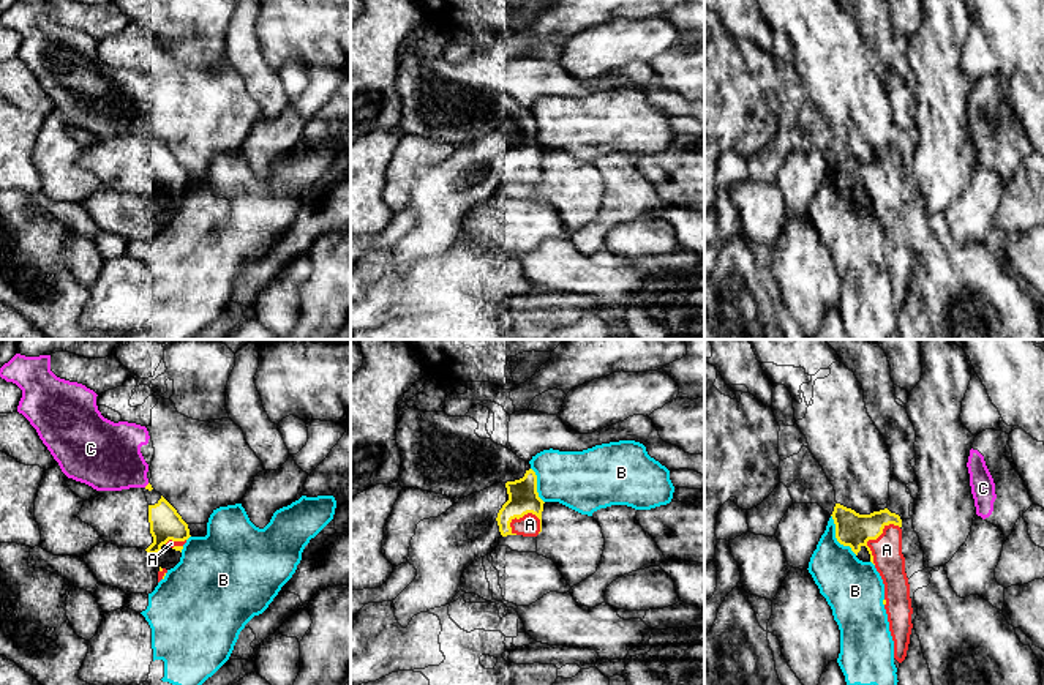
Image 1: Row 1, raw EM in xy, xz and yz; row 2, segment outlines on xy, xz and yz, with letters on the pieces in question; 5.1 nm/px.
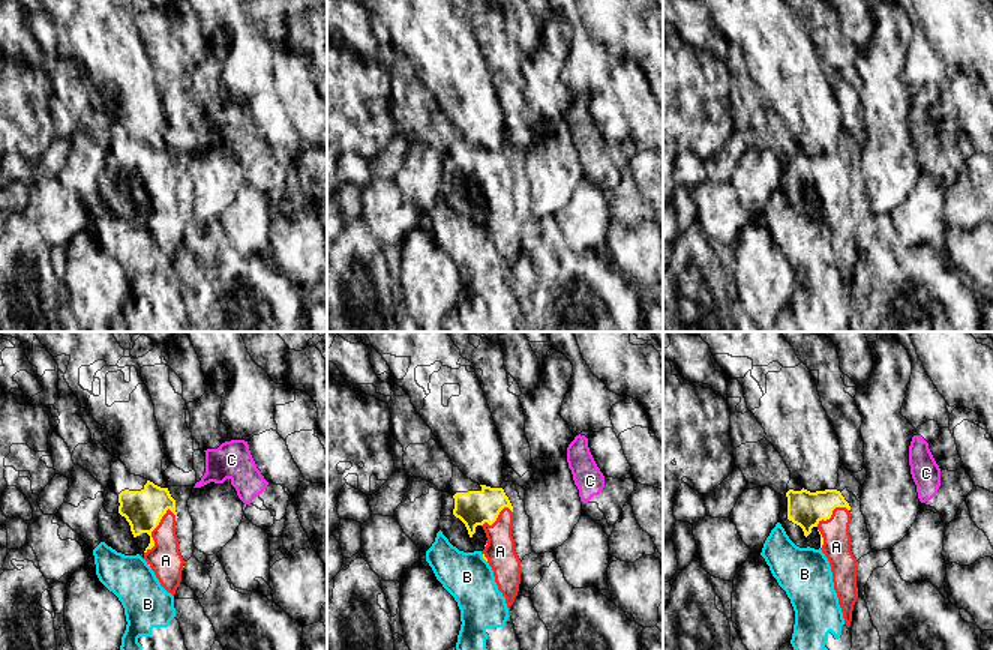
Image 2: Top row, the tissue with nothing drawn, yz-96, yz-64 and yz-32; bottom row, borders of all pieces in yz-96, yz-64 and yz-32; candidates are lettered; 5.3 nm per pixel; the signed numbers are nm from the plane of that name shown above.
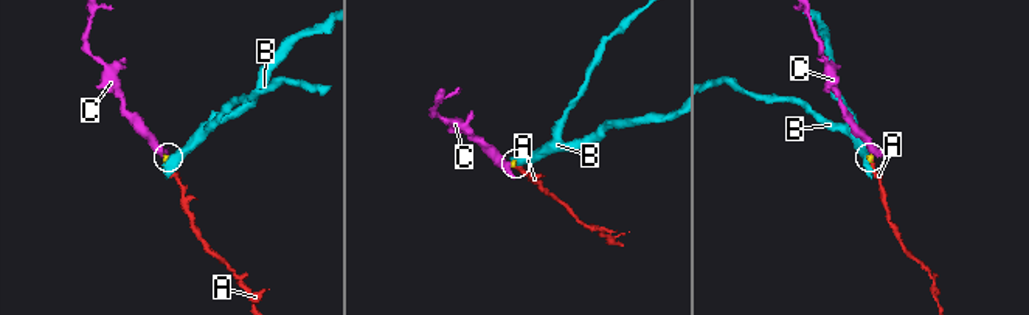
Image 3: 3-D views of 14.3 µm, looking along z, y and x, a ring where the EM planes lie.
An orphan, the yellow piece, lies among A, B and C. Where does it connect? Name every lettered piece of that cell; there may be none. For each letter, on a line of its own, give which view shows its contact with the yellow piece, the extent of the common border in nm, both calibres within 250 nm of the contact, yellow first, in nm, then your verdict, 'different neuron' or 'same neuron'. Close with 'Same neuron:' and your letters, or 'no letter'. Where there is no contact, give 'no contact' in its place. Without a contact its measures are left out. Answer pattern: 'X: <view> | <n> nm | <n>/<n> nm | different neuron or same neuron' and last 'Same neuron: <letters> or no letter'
A: yz | 240 nm | 180/160 nm | same neuron
B: yz | 240 nm | 180/280 nm | different neuron
C: xy | 40 nm | 30/340 nm | same neuron
Same neuron: A, C

